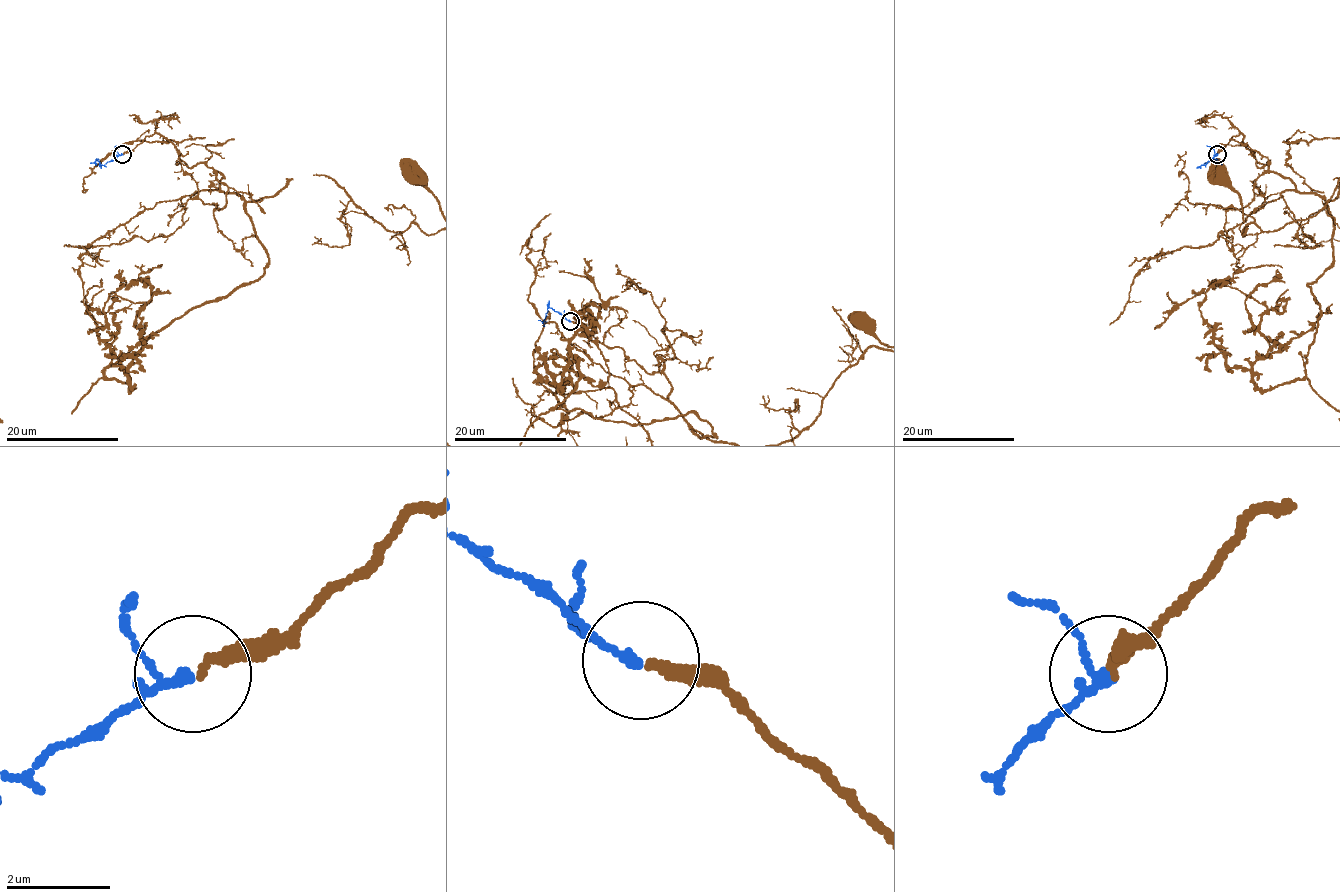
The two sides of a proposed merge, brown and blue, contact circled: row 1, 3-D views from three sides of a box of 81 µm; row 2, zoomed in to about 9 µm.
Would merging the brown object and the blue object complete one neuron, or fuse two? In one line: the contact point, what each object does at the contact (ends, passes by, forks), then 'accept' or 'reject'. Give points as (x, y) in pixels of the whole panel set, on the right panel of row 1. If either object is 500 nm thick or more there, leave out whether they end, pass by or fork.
at (1217, 154); brown ends there; blue passes by; accept

